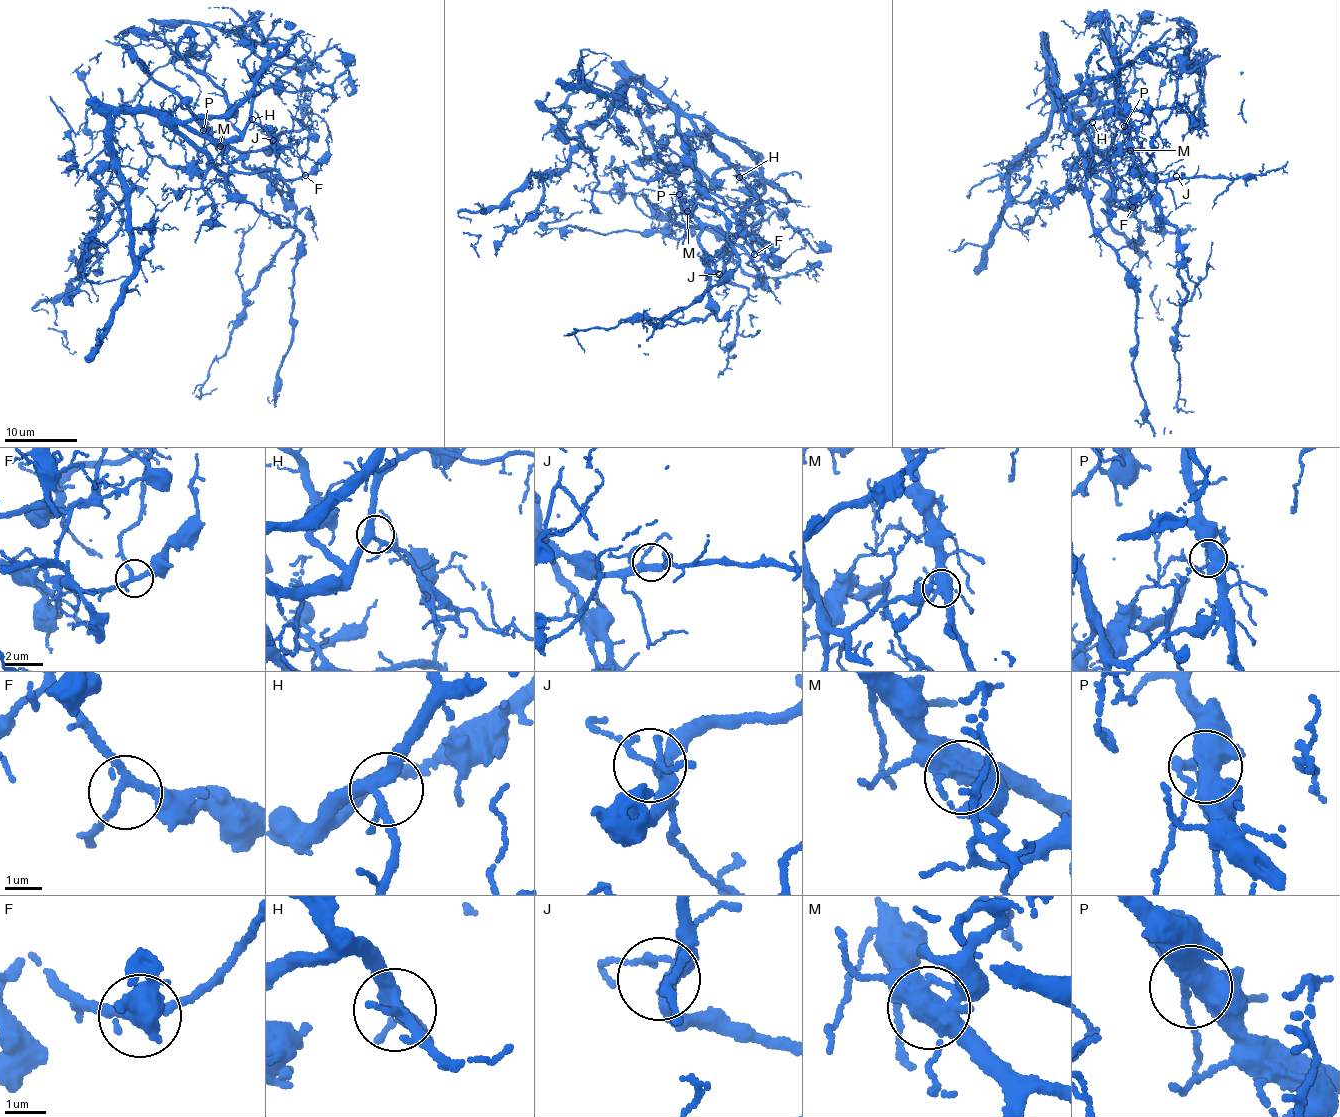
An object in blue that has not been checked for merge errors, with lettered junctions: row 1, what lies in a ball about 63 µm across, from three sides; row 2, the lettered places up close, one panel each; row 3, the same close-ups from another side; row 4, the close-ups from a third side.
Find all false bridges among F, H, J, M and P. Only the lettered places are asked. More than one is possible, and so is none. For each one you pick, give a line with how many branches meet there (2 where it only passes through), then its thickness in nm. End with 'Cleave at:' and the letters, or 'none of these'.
M: branches 4; calibre 480 nm
Cleave at: M

